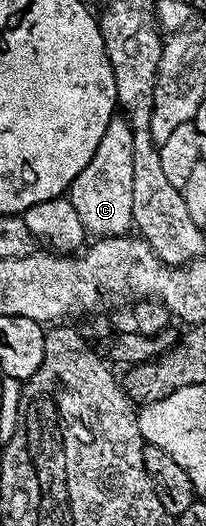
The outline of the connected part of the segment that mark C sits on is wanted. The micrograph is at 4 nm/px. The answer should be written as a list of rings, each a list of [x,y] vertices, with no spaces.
[[[113,116],[89,164],[78,173],[66,192],[85,232],[91,236],[112,238],[125,235],[133,228],[133,133],[134,130],[123,116]]]

